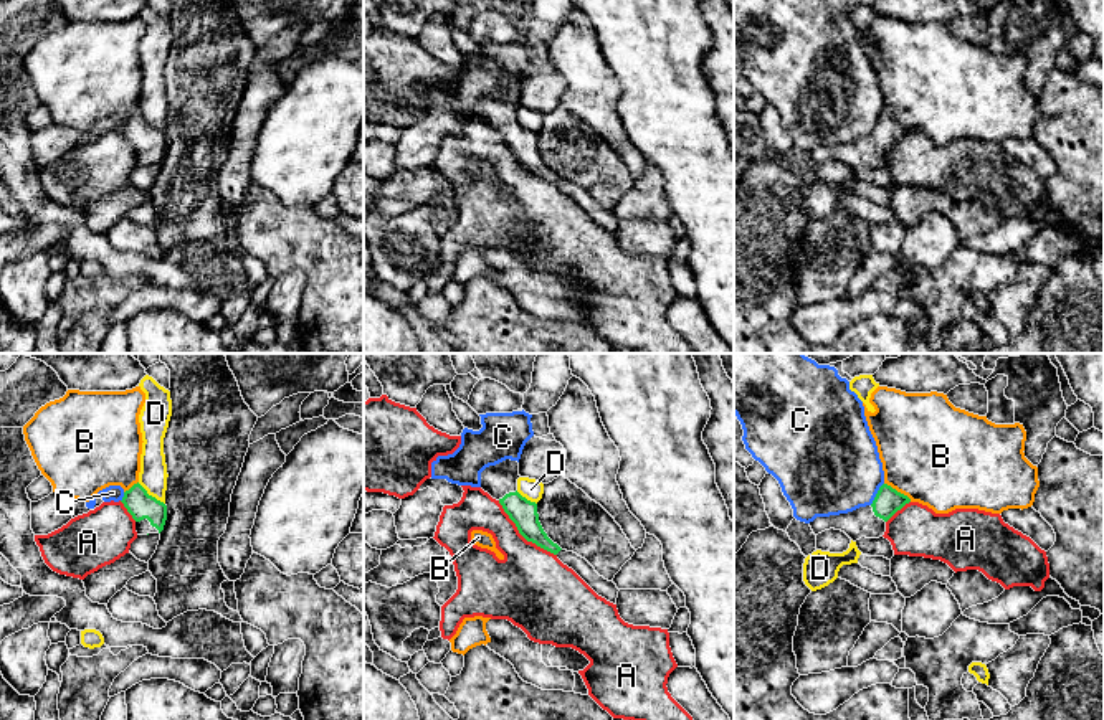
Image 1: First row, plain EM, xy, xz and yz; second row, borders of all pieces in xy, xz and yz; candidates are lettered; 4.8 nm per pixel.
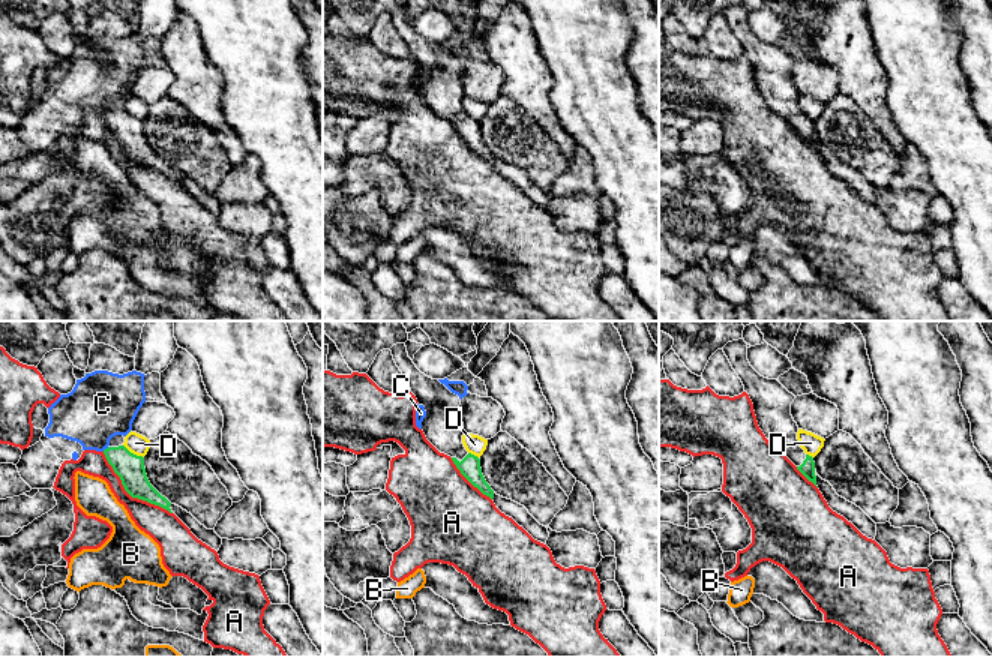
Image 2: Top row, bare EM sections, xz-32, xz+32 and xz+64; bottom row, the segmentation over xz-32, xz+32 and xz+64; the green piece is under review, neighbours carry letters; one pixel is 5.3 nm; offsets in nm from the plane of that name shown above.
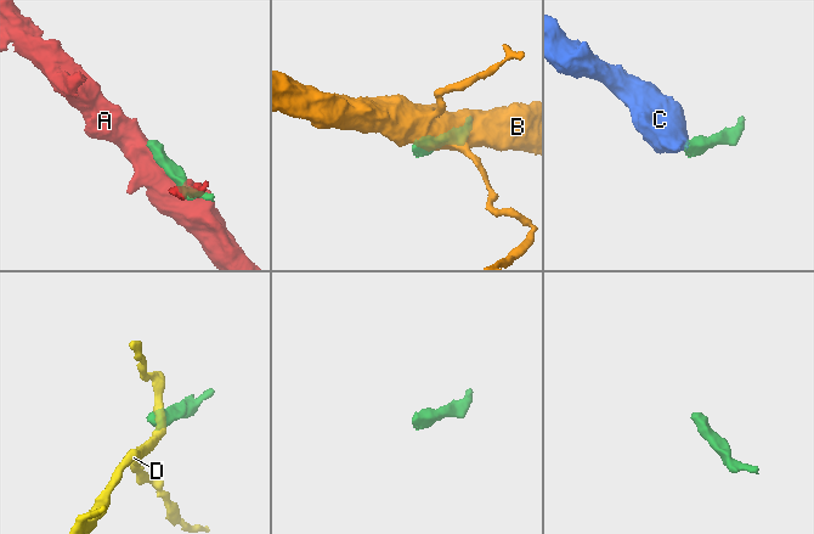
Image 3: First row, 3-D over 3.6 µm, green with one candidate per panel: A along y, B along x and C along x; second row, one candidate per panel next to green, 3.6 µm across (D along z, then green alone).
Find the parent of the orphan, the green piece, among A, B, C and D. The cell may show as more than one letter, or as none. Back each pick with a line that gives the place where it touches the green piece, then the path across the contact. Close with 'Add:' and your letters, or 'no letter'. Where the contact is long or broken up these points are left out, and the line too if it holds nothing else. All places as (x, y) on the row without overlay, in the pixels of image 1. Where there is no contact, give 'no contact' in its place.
Add: no letter

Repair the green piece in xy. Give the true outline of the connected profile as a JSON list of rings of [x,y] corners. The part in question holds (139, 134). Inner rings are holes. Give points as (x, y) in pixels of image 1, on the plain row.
[[[137,112],[124,122],[121,130],[136,150],[137,165],[160,163],[167,150],[167,135]]]

